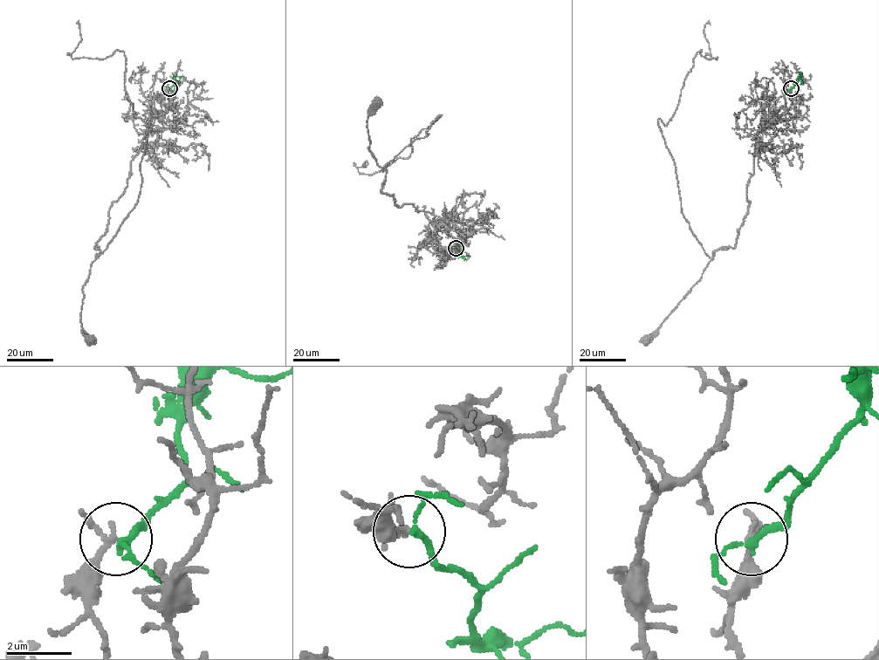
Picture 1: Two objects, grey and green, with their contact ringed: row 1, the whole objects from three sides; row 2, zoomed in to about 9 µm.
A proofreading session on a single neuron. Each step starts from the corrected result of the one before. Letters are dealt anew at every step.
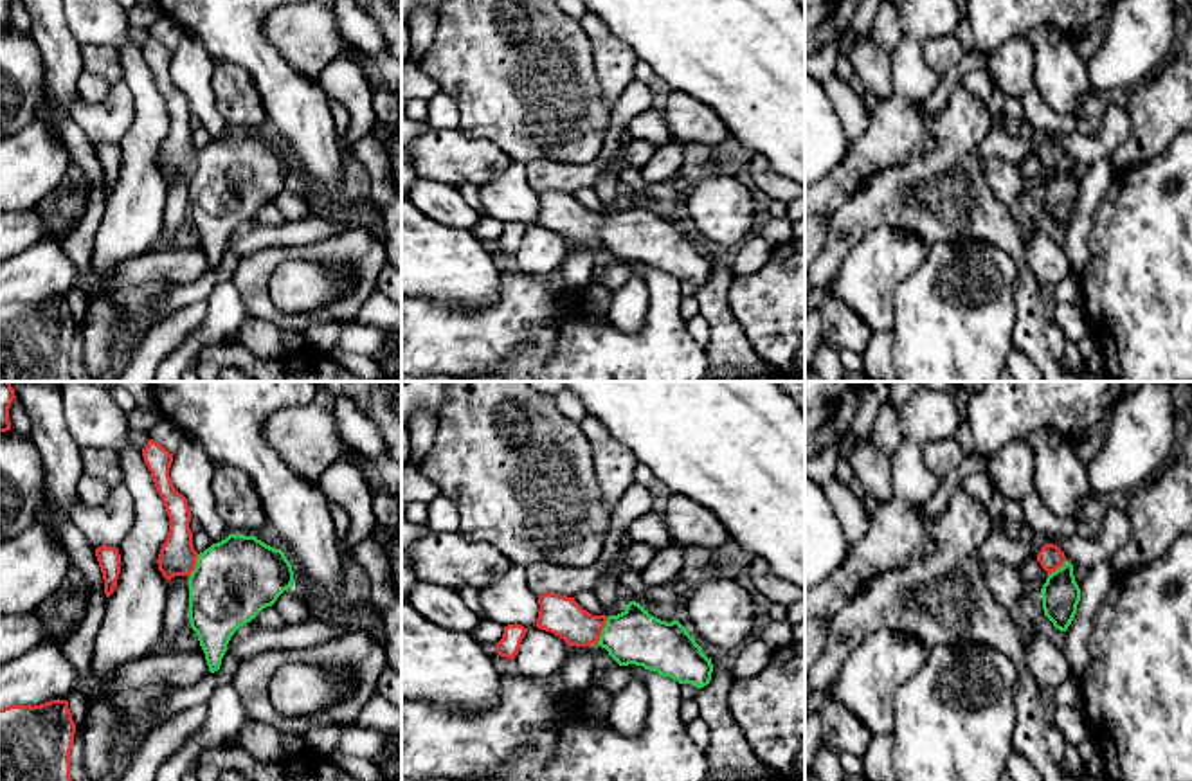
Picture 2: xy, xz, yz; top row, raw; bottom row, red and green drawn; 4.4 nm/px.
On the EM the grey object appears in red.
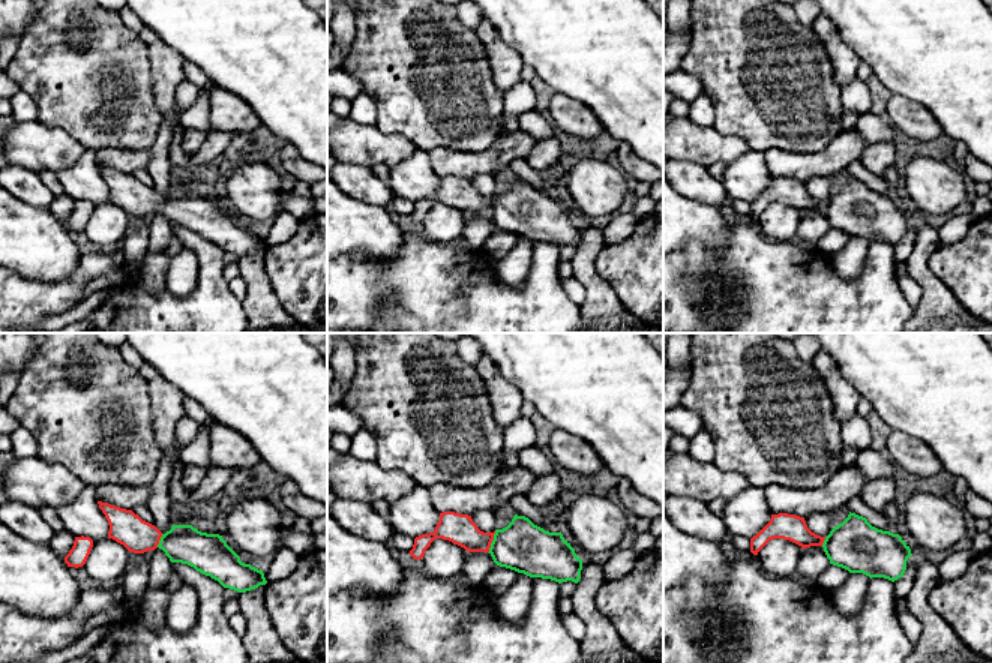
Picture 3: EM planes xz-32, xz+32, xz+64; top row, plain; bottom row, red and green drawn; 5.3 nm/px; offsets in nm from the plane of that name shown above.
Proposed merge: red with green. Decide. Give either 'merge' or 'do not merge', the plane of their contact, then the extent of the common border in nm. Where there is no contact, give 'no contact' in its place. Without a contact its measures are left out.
merge | xz | 130 nm

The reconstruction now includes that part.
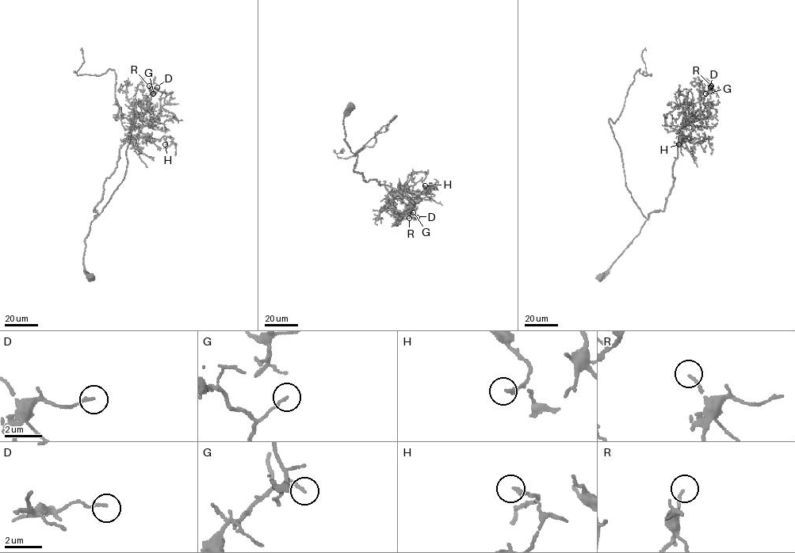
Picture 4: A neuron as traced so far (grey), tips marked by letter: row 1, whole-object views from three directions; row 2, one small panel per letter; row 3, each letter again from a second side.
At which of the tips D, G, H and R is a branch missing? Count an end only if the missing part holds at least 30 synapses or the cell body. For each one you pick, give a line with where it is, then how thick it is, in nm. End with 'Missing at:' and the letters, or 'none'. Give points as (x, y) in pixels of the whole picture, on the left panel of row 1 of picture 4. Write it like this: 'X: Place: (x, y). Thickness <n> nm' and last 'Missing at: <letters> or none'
H: Place: (165, 144). Thickness 240 nm
Missing at: H

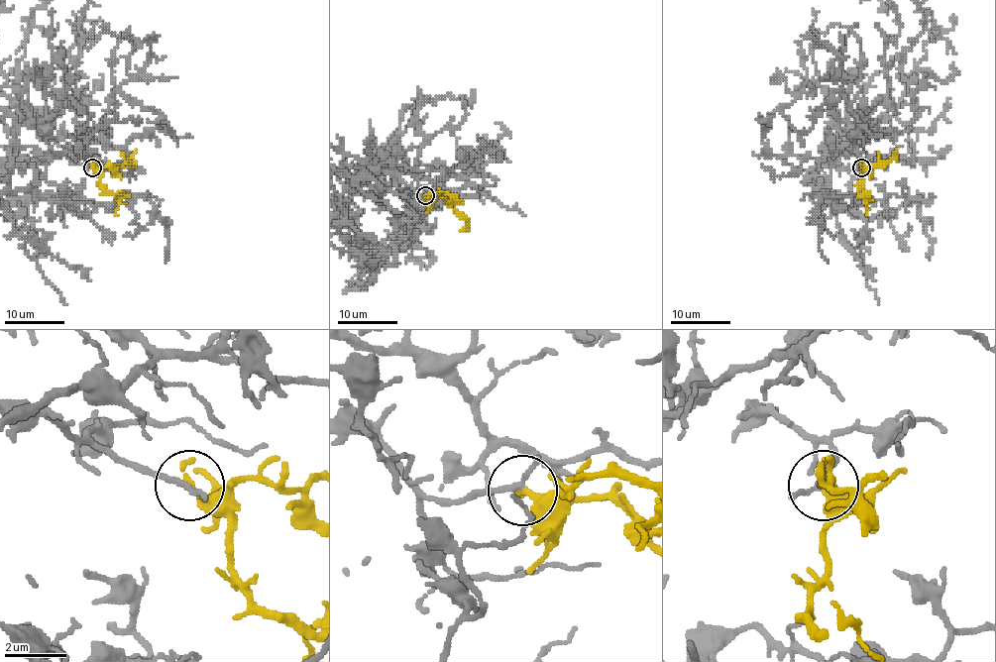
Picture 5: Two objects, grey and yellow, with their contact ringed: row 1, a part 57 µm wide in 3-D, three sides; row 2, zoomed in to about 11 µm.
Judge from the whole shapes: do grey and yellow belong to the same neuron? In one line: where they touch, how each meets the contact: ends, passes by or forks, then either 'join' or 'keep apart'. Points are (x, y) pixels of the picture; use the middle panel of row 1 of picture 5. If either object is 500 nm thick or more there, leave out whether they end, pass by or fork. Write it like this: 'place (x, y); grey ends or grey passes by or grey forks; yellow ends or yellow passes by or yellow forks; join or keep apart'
place (425, 195); grey ends; yellow ends; join

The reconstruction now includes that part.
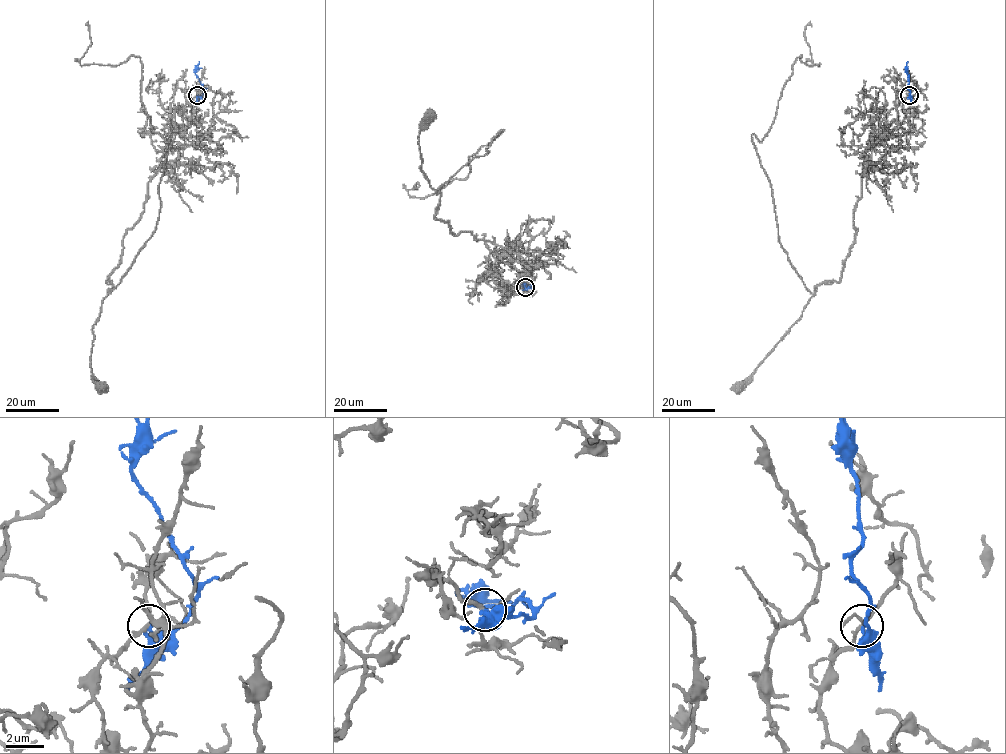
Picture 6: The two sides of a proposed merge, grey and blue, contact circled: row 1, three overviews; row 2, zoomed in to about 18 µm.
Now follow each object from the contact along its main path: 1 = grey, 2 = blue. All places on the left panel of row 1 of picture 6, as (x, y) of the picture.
1: (197, 95), (189, 127), (170, 131), (165, 161), (107, 280), (90, 355), (102, 387)
2: (197, 95), (204, 90), (195, 73), (199, 61)

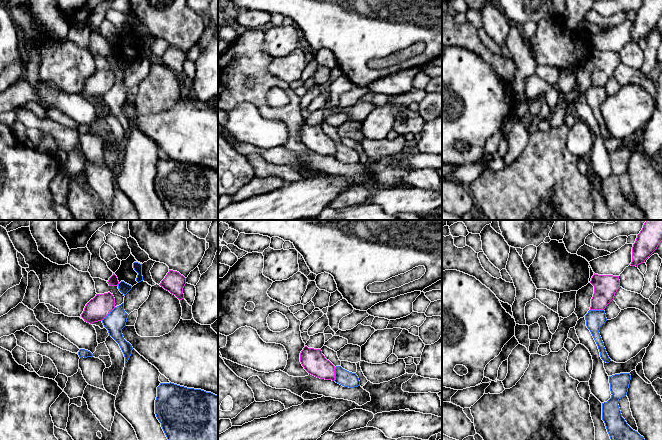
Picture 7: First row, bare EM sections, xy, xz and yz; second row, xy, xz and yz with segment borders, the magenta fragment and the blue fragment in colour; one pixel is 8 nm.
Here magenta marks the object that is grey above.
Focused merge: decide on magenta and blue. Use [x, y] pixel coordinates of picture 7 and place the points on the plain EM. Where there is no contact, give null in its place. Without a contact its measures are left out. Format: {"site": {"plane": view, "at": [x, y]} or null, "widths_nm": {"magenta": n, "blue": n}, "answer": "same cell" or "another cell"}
{"site": {"plane": "xy", "at": [108, 89]}, "widths_nm": {"magenta": 180, "blue": 160}, "answer": "another cell"}

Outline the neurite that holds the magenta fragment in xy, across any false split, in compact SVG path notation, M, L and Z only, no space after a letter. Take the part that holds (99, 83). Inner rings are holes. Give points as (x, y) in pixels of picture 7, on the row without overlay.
M110 68L96 70L85 82L81 93L87 99L102 97L115 84L115 74Z

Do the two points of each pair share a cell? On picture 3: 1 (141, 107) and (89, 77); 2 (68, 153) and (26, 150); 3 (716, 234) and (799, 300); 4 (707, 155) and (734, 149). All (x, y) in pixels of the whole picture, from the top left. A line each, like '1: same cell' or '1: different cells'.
1: same cell
2: same cell
3: different cells
4: same cell

